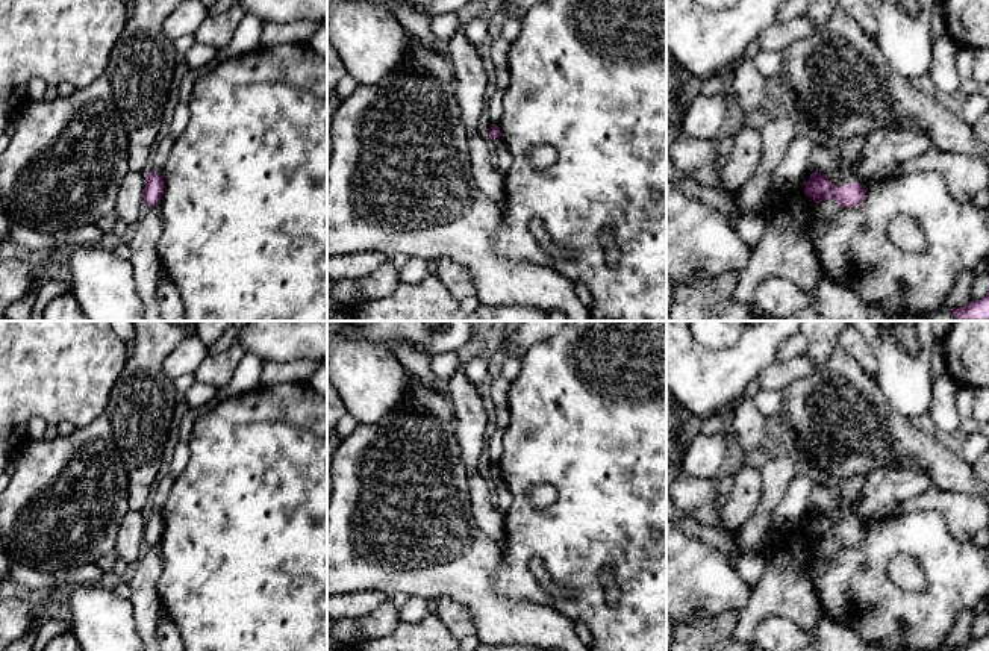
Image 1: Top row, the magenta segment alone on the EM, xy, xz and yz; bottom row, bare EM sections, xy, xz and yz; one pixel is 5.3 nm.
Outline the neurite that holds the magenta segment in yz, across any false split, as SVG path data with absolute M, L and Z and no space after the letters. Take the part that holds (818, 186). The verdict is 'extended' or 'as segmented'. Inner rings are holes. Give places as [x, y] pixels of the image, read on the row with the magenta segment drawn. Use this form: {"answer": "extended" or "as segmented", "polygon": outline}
{"answer": "as segmented", "polygon": "M813 171L806 182L804 194L815 203L835 198L839 207L856 207L865 203L866 186L853 182L845 186L835 186L828 176Z"}

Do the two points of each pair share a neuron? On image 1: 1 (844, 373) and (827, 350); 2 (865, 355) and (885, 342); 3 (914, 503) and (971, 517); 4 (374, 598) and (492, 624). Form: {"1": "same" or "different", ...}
{"1": "same", "2": "different", "3": "same", "4": "different"}

